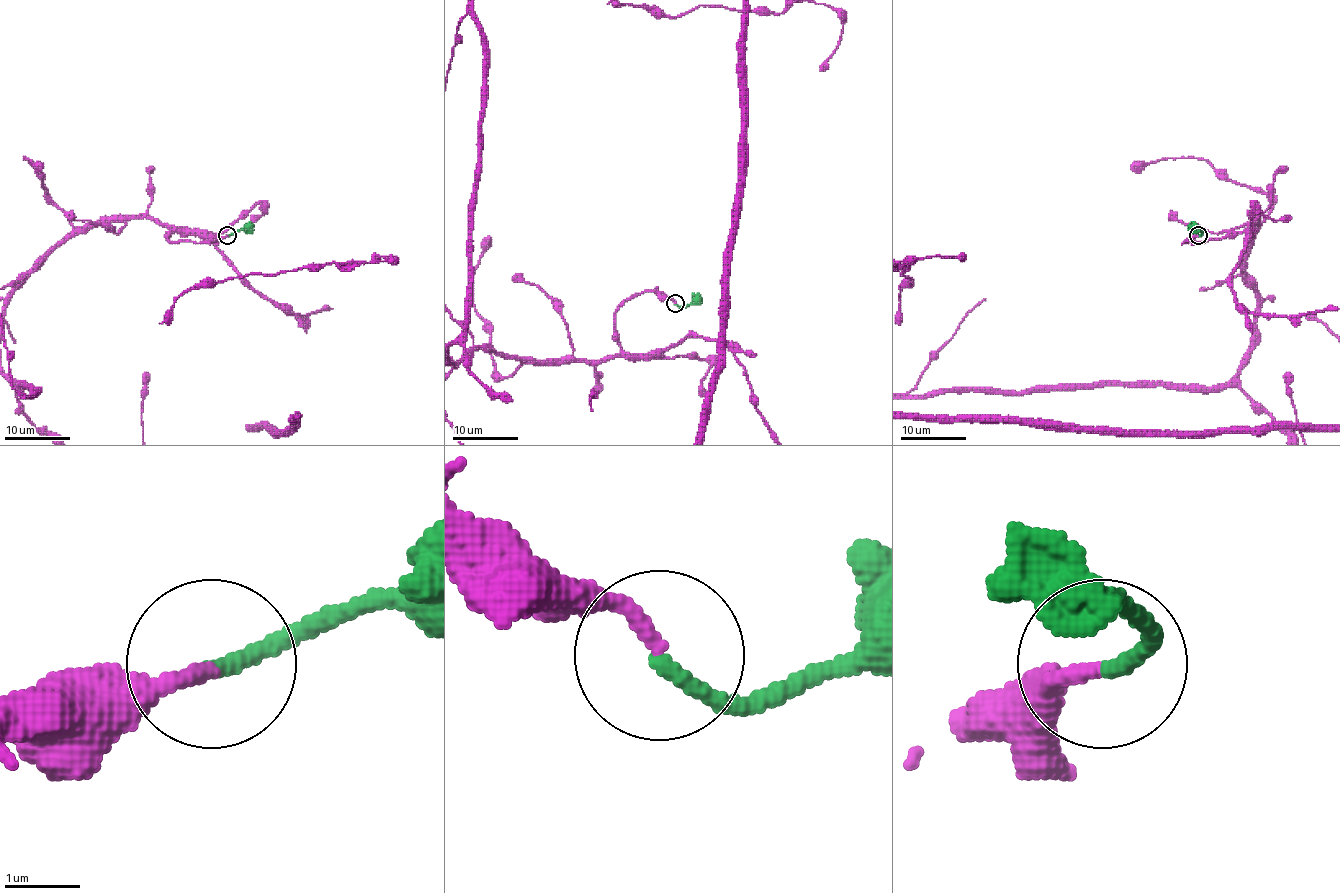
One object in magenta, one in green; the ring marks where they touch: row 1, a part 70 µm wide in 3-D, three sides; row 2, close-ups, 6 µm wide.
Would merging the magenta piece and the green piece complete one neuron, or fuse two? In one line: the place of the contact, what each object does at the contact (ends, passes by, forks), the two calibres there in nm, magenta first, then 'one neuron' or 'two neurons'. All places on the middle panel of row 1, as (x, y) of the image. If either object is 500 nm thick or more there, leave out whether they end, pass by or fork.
at (675, 303); magenta ends there; green ends there; 190 nm thick on the magenta side, 220 nm on the other; one neuron

